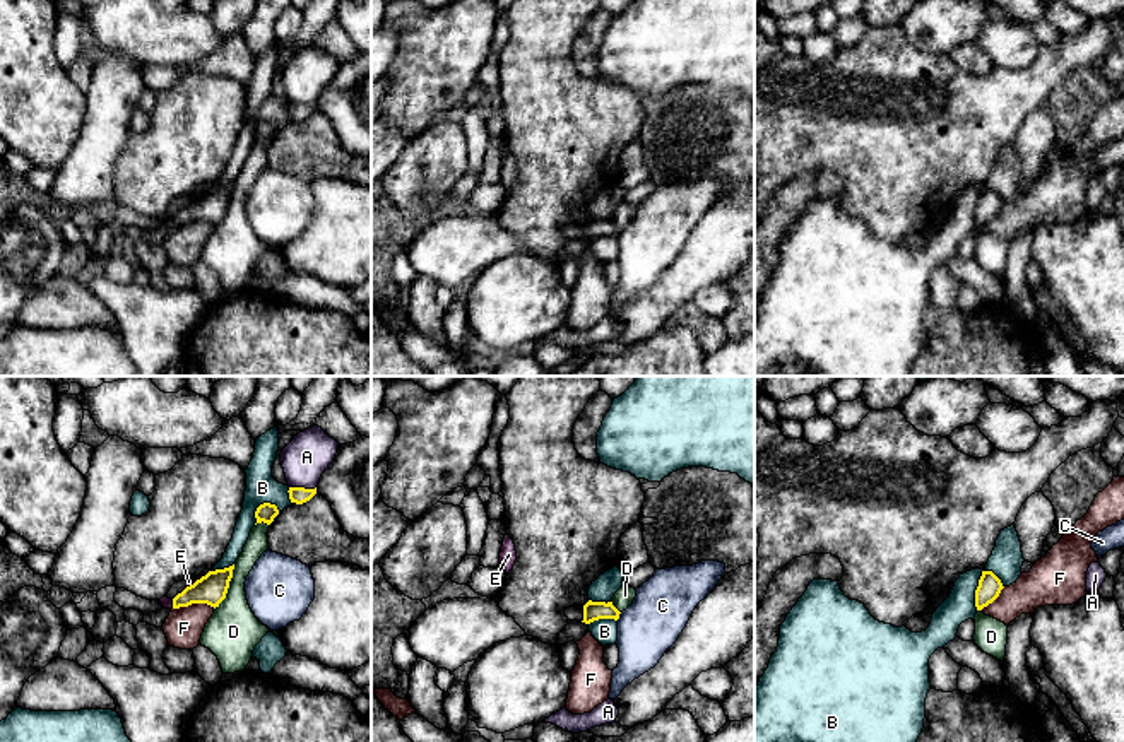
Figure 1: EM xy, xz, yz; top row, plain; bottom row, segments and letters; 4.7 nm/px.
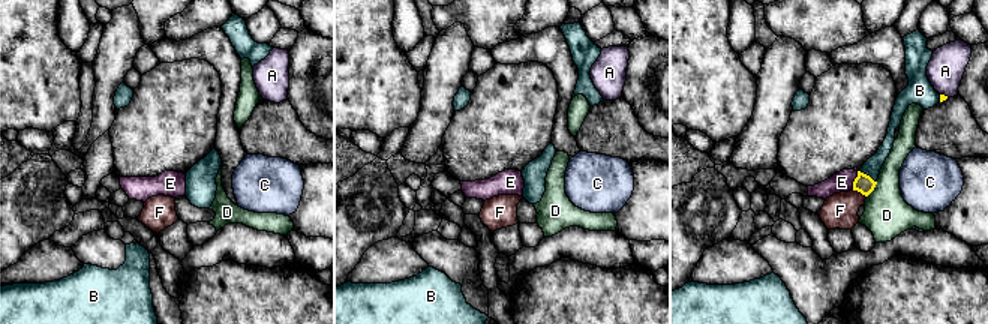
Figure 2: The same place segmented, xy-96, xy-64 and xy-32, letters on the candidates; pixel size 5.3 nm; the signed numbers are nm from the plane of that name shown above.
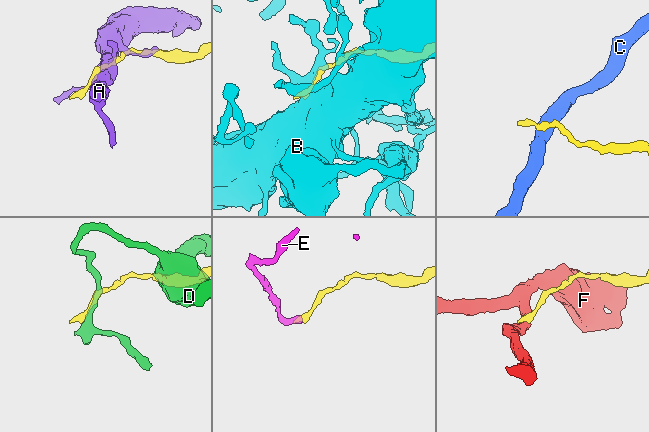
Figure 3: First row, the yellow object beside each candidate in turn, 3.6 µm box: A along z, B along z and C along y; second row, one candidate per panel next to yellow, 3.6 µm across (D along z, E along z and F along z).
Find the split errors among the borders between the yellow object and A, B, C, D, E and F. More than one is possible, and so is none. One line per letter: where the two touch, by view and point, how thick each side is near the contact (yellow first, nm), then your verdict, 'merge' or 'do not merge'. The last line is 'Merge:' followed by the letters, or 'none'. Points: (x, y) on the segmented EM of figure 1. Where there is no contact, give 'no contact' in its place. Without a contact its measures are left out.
A: xy (303, 488) | 80/220 nm | do not merge
B: yz (977, 587) | 110/150 nm | do not merge
C: xz (618, 616) | 100/280 nm | do not merge
D: xy (228, 587) | 140/260 nm | do not merge
E: xy (190, 585) | 140/20 nm | do not merge
F: xy (194, 602) | 140/180 nm | do not merge
Merge: none

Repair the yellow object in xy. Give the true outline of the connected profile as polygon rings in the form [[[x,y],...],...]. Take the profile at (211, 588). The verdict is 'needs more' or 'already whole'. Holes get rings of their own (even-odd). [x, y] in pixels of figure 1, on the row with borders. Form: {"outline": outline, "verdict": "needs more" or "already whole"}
{"outline": [[[234,564],[224,569],[209,571],[173,598],[173,609],[188,607],[192,604],[207,604],[214,609],[219,607],[226,598],[233,569]]], "verdict": "already whole"}

